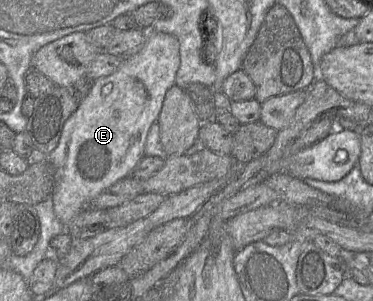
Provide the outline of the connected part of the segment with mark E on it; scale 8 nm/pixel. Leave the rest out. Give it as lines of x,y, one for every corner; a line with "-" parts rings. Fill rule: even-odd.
148,31
142,49
131,57
123,59
111,75
91,82
91,90
79,102
77,110
65,122
57,147
48,155
54,167
54,188
51,195
56,217
65,226
88,207
100,193
126,178
145,157
145,144
149,130
157,122
165,94
175,84
180,66
178,39
167,33

